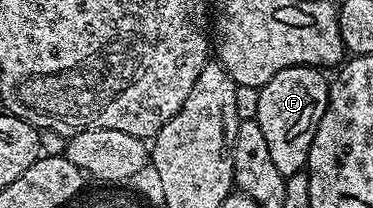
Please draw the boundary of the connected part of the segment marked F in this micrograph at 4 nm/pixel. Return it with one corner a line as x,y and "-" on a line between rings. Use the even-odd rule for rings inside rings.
289,66
260,88
260,108
256,121
264,131
268,153
284,177
306,170
312,140
318,131
320,116
330,99
330,82
321,69
312,66

